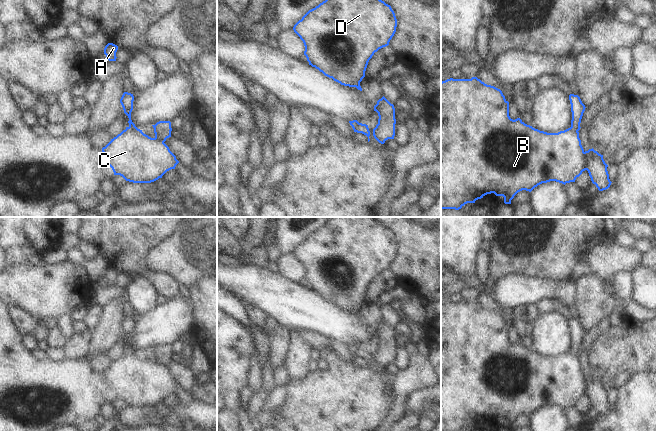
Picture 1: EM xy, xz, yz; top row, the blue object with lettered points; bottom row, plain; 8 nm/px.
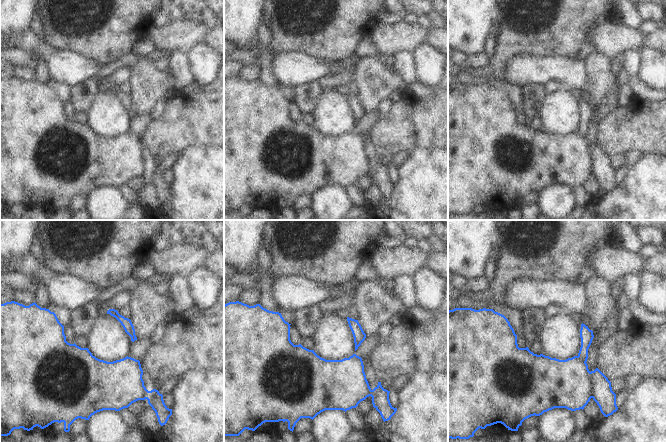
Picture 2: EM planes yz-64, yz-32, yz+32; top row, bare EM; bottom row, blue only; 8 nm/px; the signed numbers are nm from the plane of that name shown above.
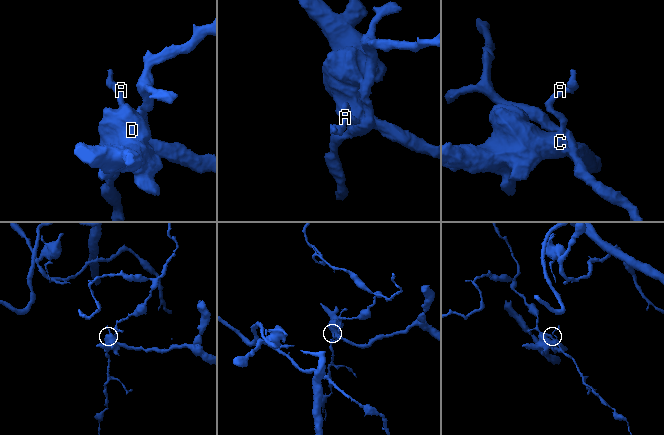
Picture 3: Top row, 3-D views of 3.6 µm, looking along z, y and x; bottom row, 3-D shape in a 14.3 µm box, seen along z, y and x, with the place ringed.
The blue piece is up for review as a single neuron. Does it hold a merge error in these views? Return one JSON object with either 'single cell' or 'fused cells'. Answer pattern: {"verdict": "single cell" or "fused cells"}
{"verdict": "fused cells"}

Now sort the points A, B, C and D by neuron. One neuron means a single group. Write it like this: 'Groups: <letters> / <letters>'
Groups: A / B C D

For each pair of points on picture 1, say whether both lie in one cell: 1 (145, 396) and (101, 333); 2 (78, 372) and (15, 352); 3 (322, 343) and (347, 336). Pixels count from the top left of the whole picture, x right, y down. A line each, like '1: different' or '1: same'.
1: different
2: same
3: different

